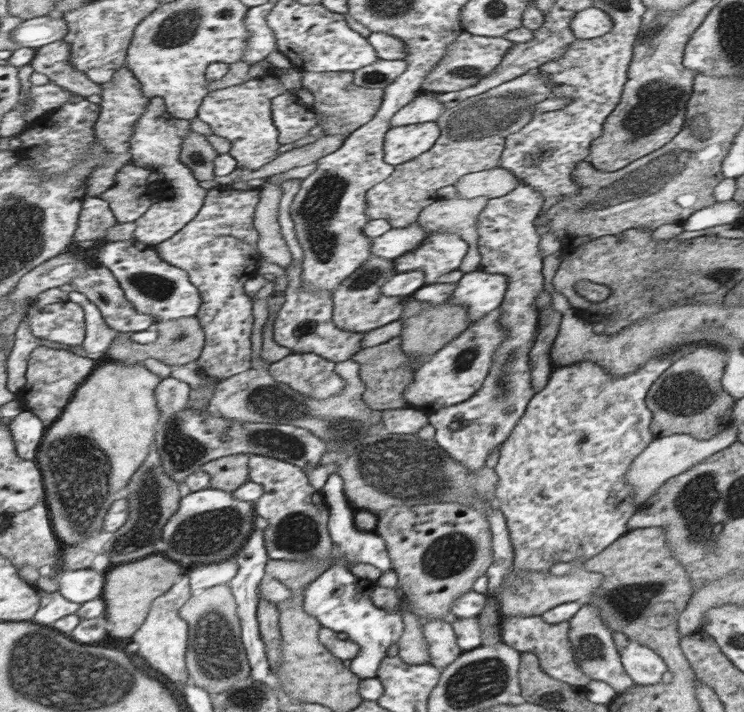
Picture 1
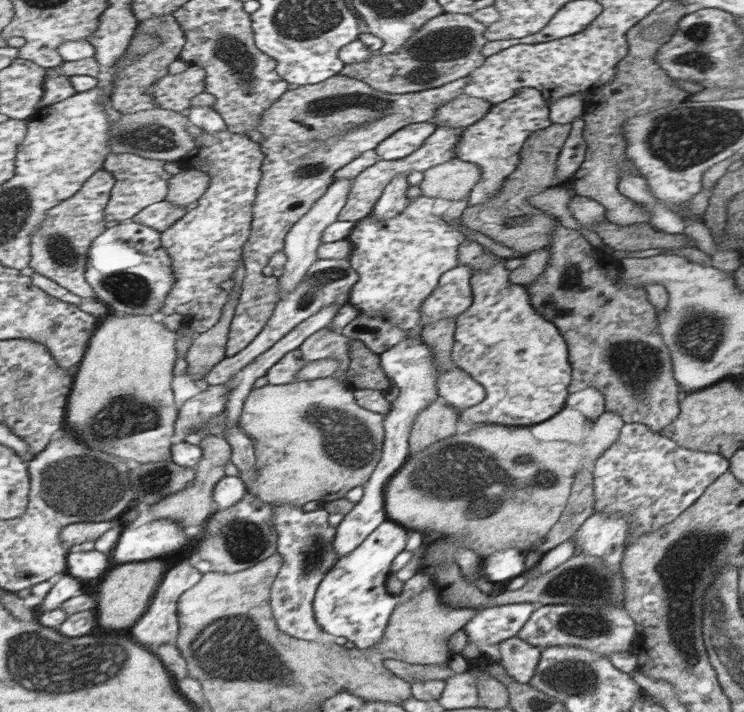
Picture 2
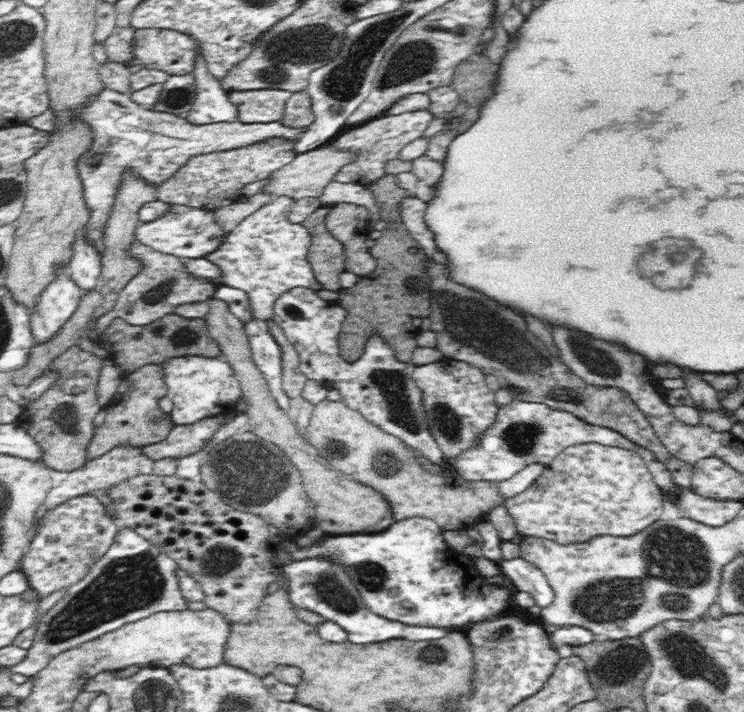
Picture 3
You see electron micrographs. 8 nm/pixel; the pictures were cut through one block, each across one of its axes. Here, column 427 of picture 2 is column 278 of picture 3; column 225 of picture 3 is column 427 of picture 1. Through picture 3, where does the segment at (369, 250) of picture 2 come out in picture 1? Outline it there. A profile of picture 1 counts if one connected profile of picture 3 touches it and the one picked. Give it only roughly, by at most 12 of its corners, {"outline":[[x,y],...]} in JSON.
{"outline":[[429,232],[395,270],[423,270],[425,286],[457,270],[467,244],[455,234]]}

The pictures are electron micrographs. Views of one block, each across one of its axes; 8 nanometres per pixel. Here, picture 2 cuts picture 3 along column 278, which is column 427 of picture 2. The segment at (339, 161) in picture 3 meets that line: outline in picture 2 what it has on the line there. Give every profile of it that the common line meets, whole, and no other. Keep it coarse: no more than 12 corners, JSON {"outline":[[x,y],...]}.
{"outline":[[451,158],[423,172],[427,198],[461,200],[481,170]]}

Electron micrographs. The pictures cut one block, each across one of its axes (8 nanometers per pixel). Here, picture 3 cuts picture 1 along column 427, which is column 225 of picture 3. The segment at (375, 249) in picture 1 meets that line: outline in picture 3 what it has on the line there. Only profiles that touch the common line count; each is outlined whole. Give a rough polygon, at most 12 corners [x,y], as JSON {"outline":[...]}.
{"outline":[[170,204],[158,220],[140,222],[140,244],[206,258],[226,238],[214,212]]}

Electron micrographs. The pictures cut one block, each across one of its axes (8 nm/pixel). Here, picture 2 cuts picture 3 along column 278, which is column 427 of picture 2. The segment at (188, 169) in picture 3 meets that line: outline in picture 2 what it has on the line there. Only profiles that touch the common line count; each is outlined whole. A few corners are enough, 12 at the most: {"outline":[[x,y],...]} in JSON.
{"outline":[[437,126],[403,160],[381,160],[349,186],[337,222],[373,212],[395,174],[409,176],[455,158],[465,128]]}

